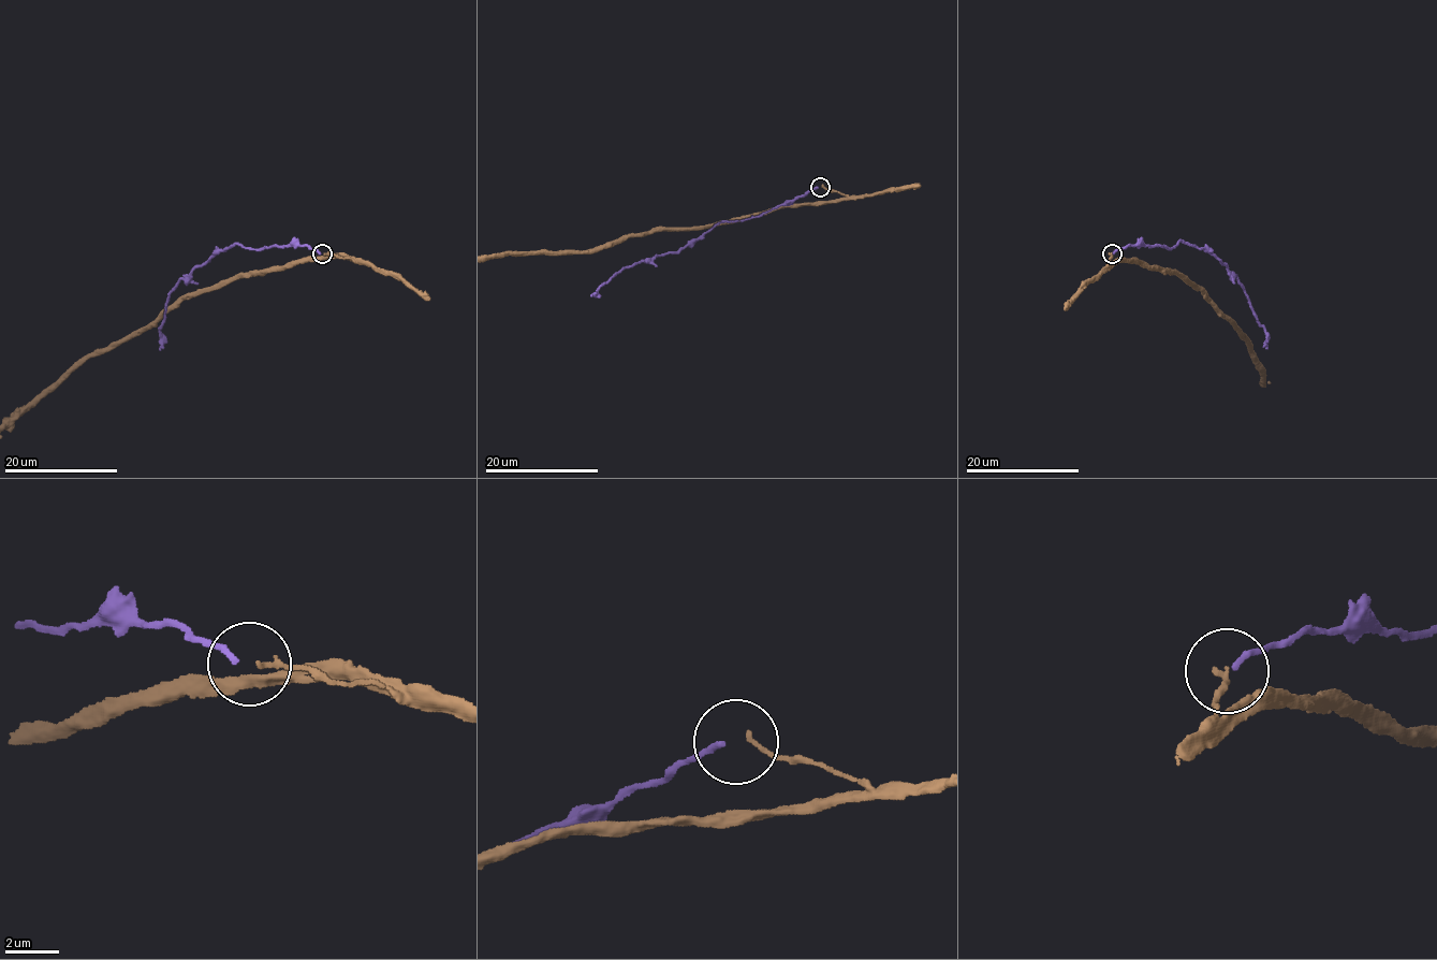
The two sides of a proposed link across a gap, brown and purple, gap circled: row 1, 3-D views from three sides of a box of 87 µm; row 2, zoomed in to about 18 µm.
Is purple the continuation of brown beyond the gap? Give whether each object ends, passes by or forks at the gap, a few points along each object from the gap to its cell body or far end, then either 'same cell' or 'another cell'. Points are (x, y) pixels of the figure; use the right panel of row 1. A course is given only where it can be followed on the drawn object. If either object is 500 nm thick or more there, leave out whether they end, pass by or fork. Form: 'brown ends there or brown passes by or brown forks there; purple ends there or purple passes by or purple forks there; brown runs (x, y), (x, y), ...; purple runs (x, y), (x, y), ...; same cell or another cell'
brown ends there; purple ends there; purple runs (1112, 252), (1141, 244), (1168, 248), (1181, 240), (1204, 249), (1218, 259), (1244, 290), (1267, 336), (1266, 349); another cell

